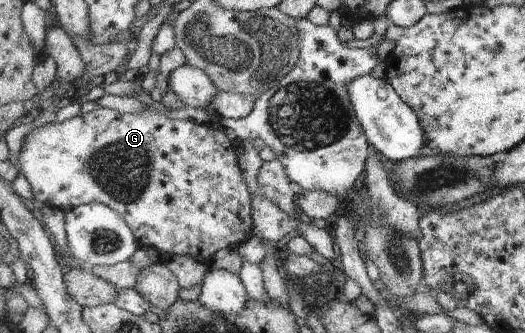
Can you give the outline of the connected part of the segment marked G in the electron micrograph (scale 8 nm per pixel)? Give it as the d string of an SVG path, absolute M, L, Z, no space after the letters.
M152 106L143 112L120 113L114 109L101 108L100 110L88 111L85 115L68 118L67 121L52 122L44 127L34 129L24 139L22 151L18 155L18 161L23 174L33 187L36 200L44 205L57 206L64 211L73 209L76 206L90 204L94 202L104 203L112 209L116 209L124 219L131 225L139 243L145 247L156 249L160 255L160 260L169 261L174 255L190 255L197 261L214 260L215 255L221 250L232 248L232 245L242 244L246 237L253 234L252 205L250 205L250 193L246 189L246 181L242 175L242 169L238 167L238 153L228 137L220 129L214 129L214 125L196 125L188 120L172 119L165 113L156 111Z

